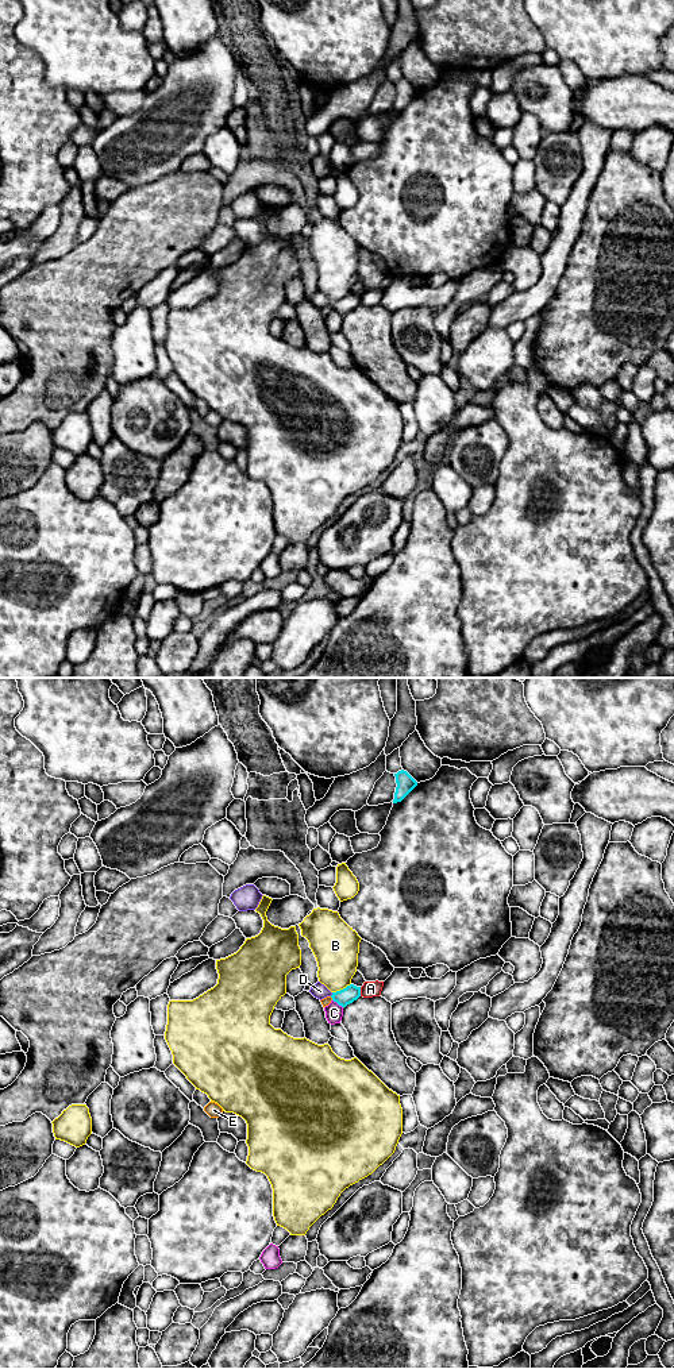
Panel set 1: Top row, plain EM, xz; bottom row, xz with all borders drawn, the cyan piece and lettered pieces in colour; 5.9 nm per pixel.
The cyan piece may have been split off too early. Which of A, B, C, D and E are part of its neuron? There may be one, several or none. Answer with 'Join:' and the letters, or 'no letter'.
Join: no letter

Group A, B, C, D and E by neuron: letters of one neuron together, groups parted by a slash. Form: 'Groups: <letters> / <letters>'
Groups: A / B / C / D / E

